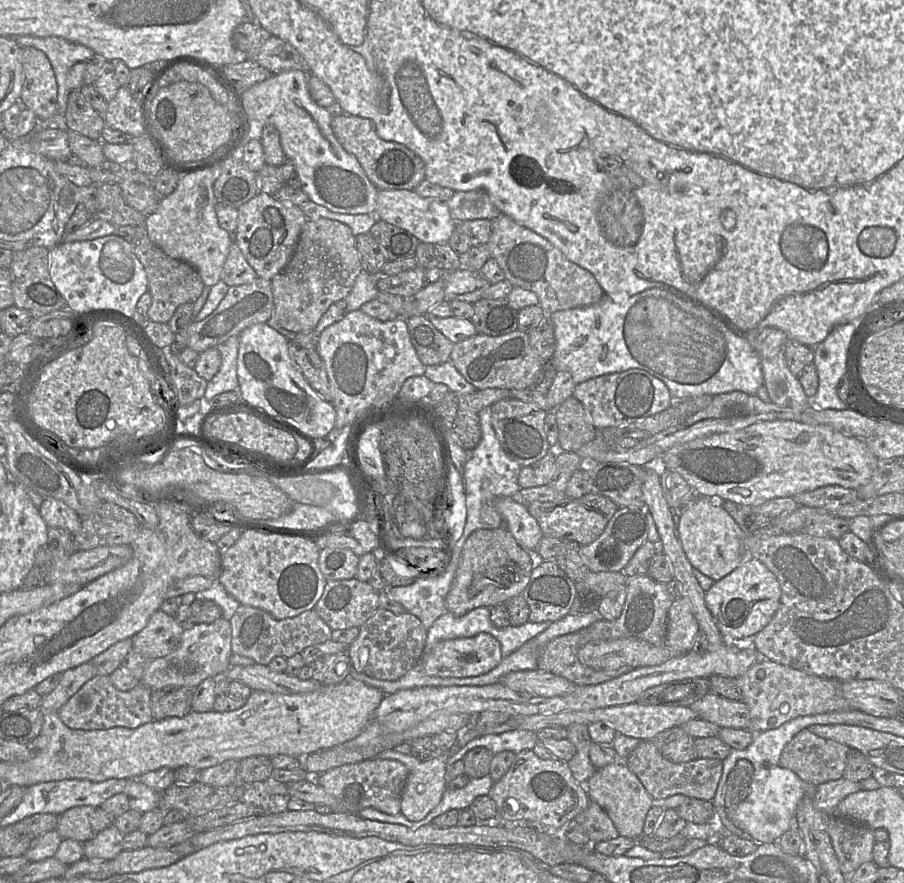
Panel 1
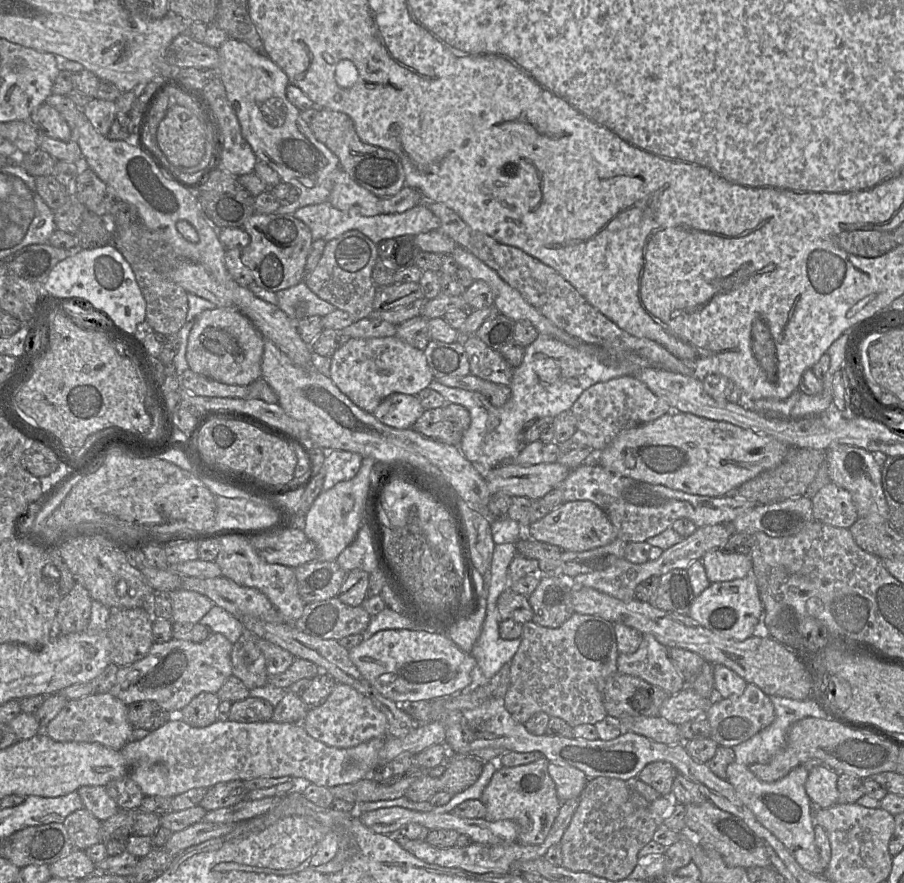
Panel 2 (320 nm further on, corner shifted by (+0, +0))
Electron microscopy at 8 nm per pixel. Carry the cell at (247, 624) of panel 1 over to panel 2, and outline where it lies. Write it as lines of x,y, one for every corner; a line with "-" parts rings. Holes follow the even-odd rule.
244,626
242,635
232,645
231,666
232,666
232,675
238,678
246,686
248,690
261,687
267,684
266,661
263,653
257,646
257,636
251,631
245,630

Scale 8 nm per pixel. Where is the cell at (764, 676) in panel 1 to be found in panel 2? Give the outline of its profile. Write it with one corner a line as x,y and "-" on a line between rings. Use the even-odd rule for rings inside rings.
748,683
743,694
736,698
715,697
706,718
711,727
710,738
719,746
734,747
769,726
775,719
775,710
770,696

